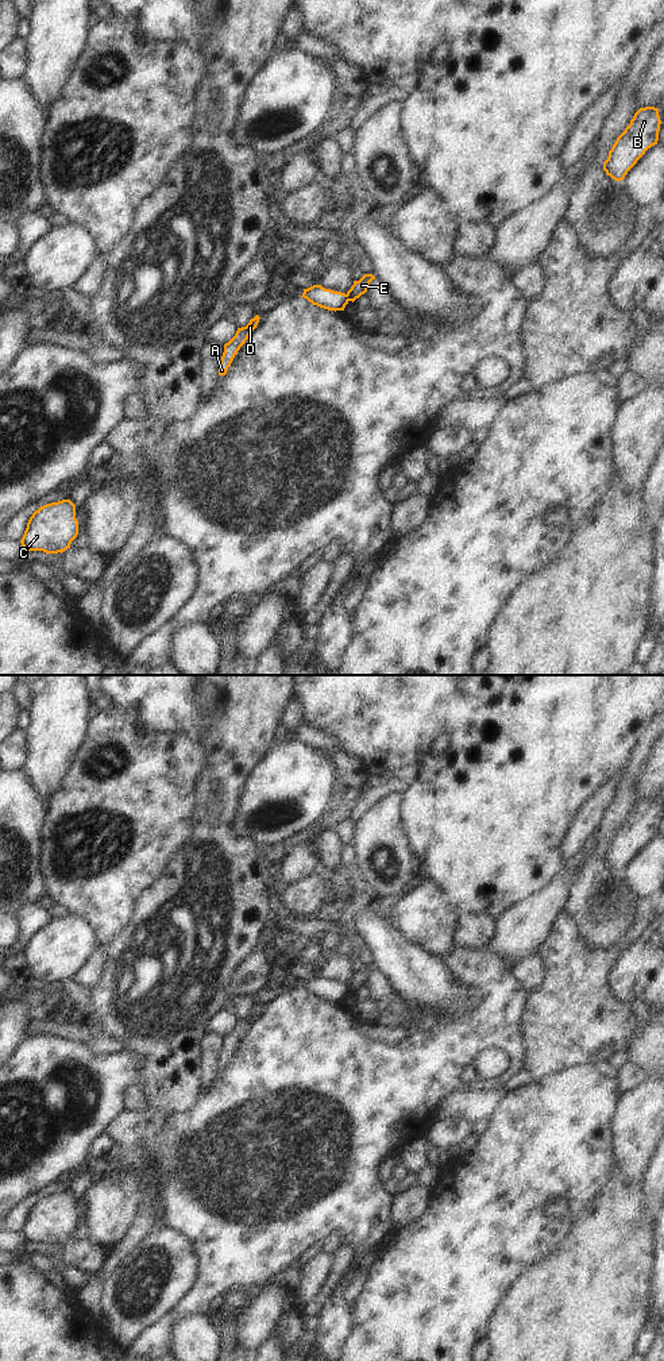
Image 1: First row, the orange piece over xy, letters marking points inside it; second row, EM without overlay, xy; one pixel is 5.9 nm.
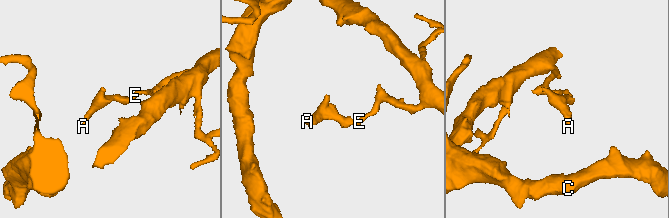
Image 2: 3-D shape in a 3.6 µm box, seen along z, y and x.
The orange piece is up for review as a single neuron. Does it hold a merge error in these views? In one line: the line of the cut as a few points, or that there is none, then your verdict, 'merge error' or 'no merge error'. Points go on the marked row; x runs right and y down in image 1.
cut xy (346, 295), (350, 300); merge error

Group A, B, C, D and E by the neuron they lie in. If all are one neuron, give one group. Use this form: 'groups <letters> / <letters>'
groups A D / B C E

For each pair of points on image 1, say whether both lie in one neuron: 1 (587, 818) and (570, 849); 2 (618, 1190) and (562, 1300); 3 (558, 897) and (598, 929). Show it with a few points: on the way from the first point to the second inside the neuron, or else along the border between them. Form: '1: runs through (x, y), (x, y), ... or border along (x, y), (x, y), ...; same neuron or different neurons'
1: runs through (580, 826), (574, 841); same neuron
2: runs through (616, 1217), (606, 1255), (589, 1273); same neuron
3: border along (579, 874), (570, 889), (562, 912); different neurons

